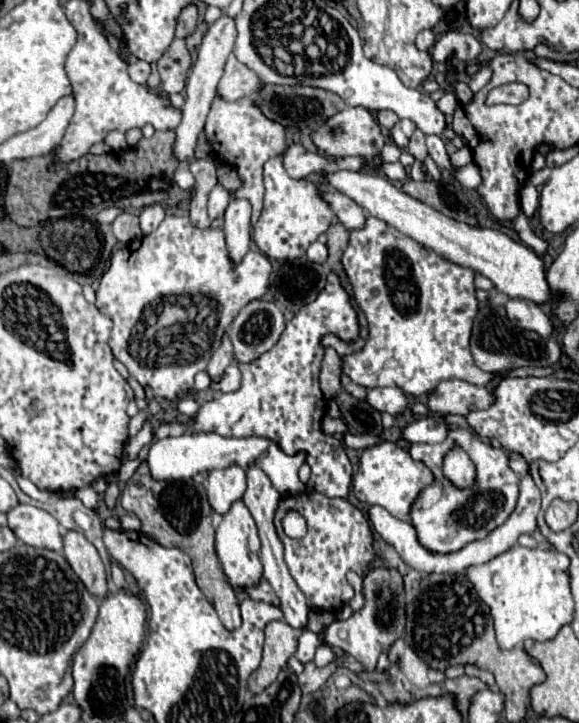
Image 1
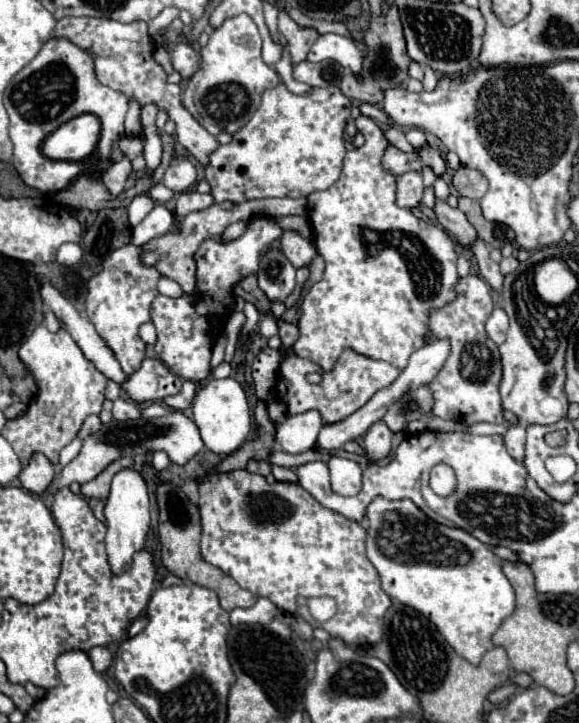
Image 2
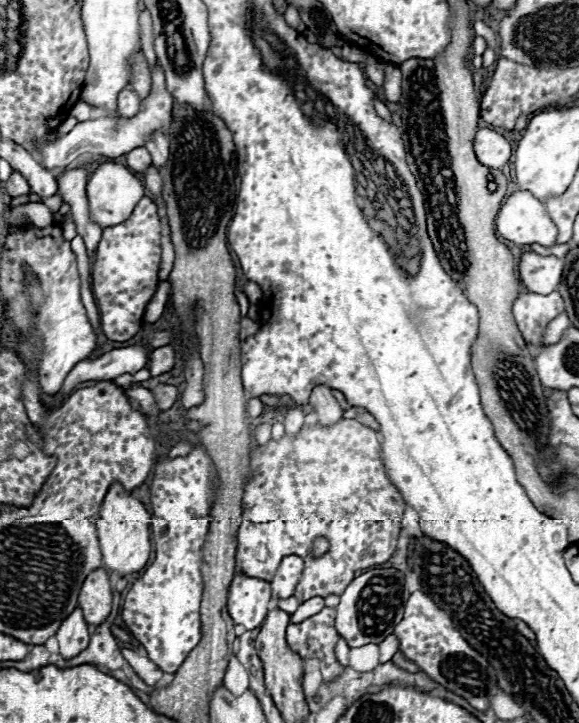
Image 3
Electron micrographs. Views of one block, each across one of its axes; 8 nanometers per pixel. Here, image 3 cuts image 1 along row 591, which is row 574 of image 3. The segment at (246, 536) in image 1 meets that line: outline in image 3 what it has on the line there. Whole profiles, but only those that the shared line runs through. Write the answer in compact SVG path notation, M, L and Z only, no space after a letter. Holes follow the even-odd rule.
M236 574L228 588L228 612L234 624L246 630L258 628L268 612L270 604L270 582Z

